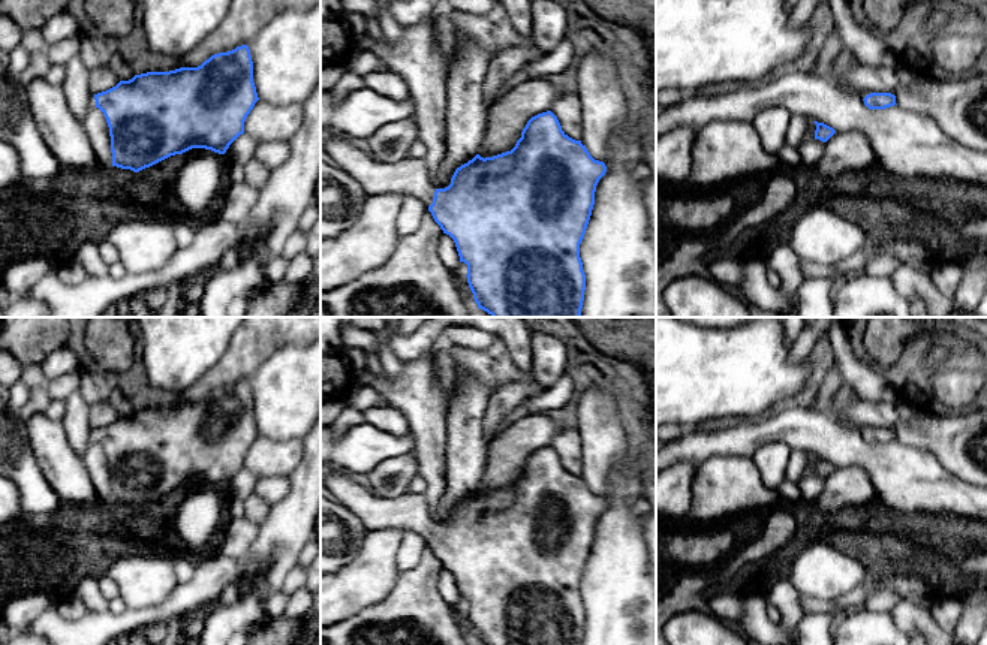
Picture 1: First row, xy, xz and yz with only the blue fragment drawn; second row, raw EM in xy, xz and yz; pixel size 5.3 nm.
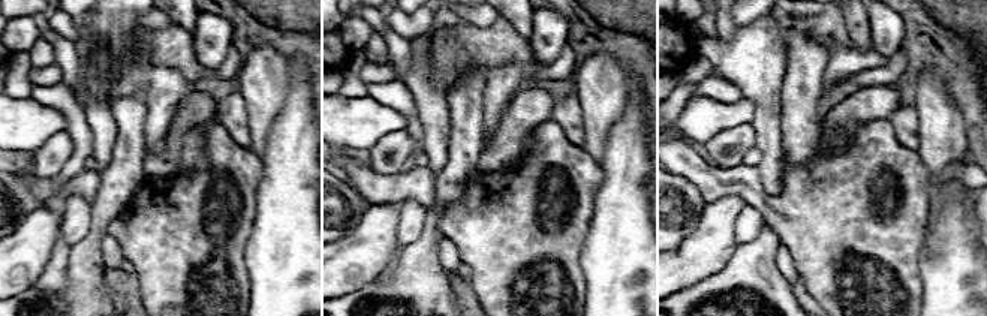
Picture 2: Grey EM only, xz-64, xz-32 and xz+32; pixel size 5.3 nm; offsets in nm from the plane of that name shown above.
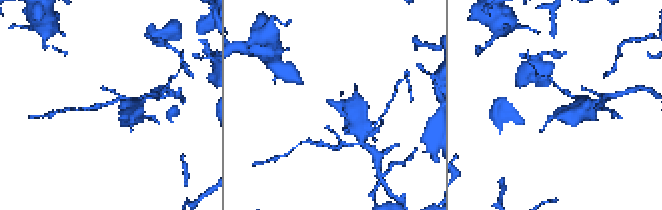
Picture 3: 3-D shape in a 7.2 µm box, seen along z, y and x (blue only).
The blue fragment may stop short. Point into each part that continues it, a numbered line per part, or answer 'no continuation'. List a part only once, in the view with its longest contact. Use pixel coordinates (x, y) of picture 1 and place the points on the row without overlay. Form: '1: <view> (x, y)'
1: xz (409, 511)

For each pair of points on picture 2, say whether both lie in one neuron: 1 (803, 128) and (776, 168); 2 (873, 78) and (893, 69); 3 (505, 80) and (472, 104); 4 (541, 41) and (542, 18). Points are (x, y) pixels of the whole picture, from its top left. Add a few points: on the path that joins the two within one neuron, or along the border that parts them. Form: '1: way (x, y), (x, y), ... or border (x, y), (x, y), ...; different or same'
1: border (781, 122), (781, 143), (785, 162); different
2: way (878, 77), (888, 74); same
3: border (486, 66), (483, 72), (484, 132); different
4: way (542, 35), (542, 24); same

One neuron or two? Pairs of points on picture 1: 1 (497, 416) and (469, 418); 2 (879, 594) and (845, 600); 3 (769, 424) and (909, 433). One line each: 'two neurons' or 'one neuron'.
1: two neurons
2: two neurons
3: two neurons

